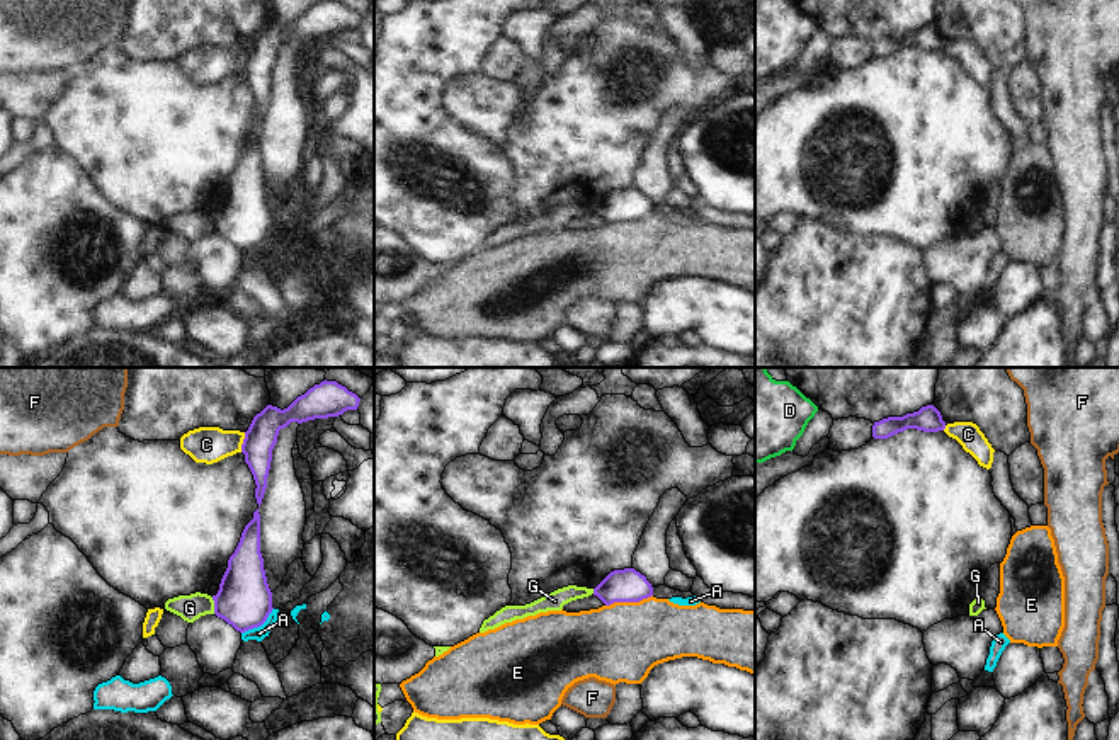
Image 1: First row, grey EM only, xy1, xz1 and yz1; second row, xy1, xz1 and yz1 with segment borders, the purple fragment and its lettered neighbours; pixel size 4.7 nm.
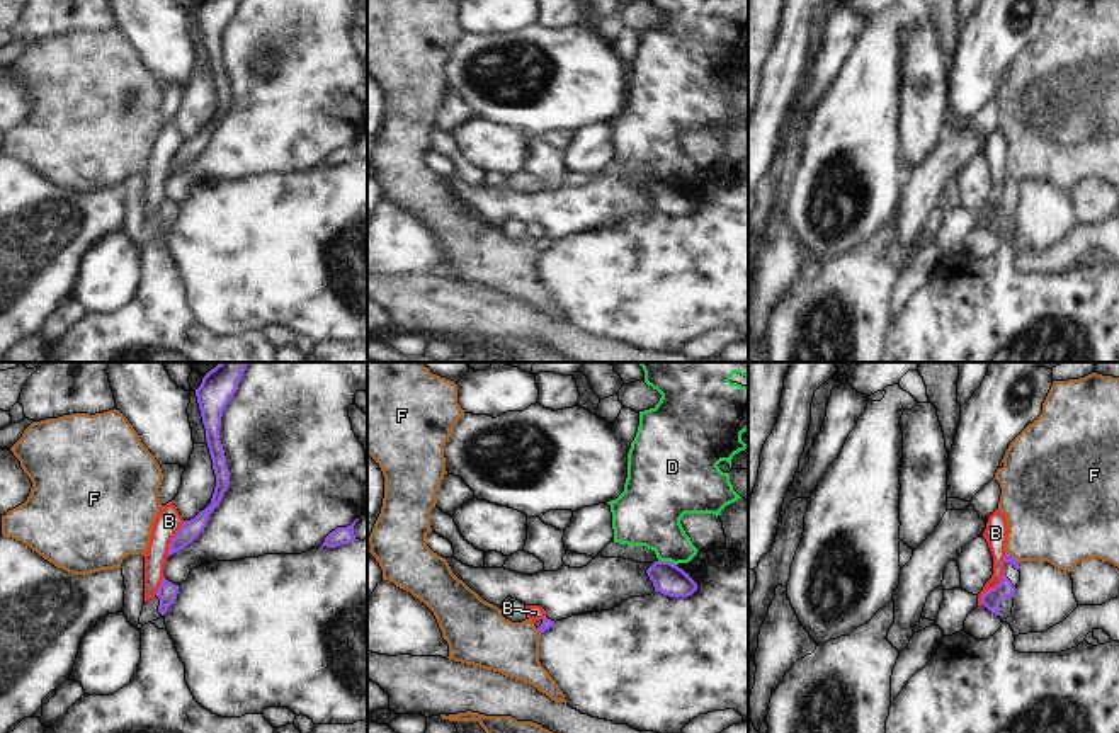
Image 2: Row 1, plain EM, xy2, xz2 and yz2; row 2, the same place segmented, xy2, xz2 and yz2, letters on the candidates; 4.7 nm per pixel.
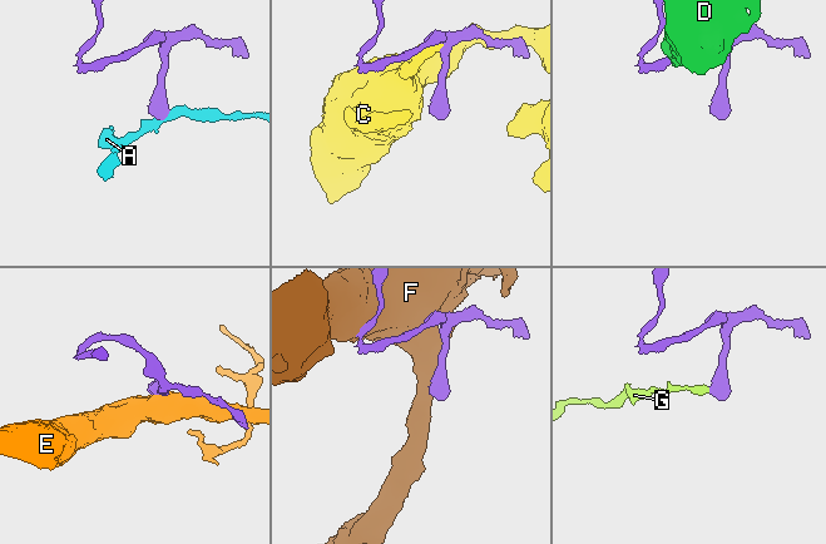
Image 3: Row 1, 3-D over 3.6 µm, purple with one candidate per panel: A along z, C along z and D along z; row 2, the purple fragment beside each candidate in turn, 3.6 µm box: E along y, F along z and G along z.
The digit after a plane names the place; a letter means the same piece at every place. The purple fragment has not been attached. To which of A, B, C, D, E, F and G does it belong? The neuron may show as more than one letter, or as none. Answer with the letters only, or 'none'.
none.

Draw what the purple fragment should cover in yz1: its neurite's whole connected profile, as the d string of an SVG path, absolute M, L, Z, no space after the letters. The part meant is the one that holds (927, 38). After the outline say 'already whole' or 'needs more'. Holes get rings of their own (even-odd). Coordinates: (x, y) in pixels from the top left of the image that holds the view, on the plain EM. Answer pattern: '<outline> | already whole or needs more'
M934 24L922 26L918 31L906 32L903 36L888 36L872 44L874 58L888 58L906 48L917 48L923 51L939 51L946 48L940 31Z | already whole

